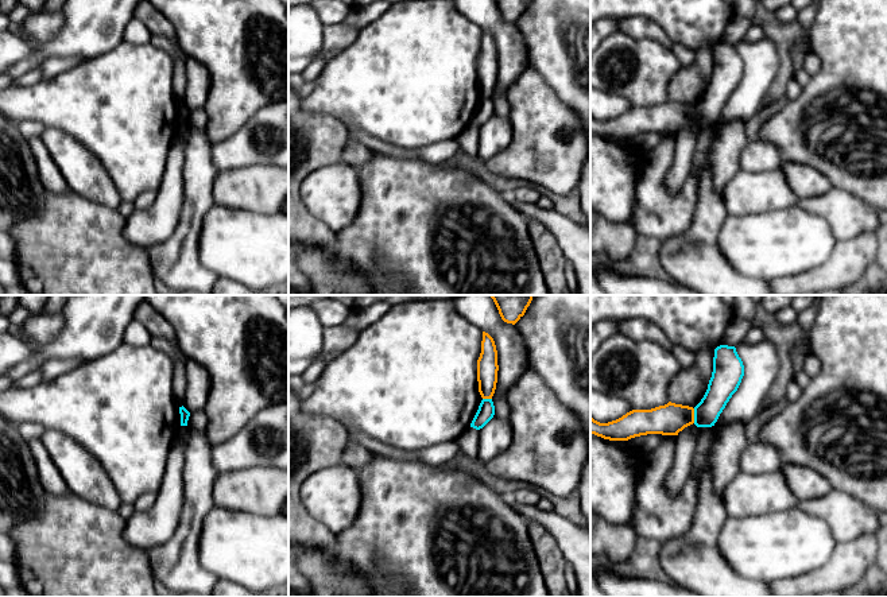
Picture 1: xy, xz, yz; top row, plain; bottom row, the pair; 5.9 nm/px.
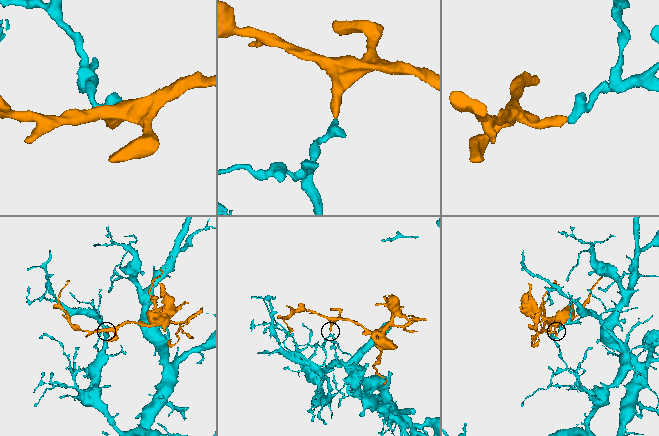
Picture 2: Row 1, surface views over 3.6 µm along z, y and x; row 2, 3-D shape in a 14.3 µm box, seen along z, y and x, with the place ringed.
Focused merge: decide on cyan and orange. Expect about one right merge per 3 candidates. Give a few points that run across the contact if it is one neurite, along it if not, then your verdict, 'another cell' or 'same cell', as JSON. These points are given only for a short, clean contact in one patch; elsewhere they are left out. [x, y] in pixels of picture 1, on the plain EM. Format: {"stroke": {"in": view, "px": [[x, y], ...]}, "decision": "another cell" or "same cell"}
{"stroke": {"in": "yz", "px": [[693, 107], [694, 120]]}, "decision": "another cell"}

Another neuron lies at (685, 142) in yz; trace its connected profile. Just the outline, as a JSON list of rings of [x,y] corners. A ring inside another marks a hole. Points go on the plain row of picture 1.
[[[693,121],[678,131],[675,137],[674,163],[666,175],[666,189],[677,194],[690,175],[698,125]]]

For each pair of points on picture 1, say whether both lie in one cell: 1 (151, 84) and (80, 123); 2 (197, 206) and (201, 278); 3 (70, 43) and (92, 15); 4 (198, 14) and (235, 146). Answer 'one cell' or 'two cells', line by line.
1: one cell
2: one cell
3: one cell
4: two cells

